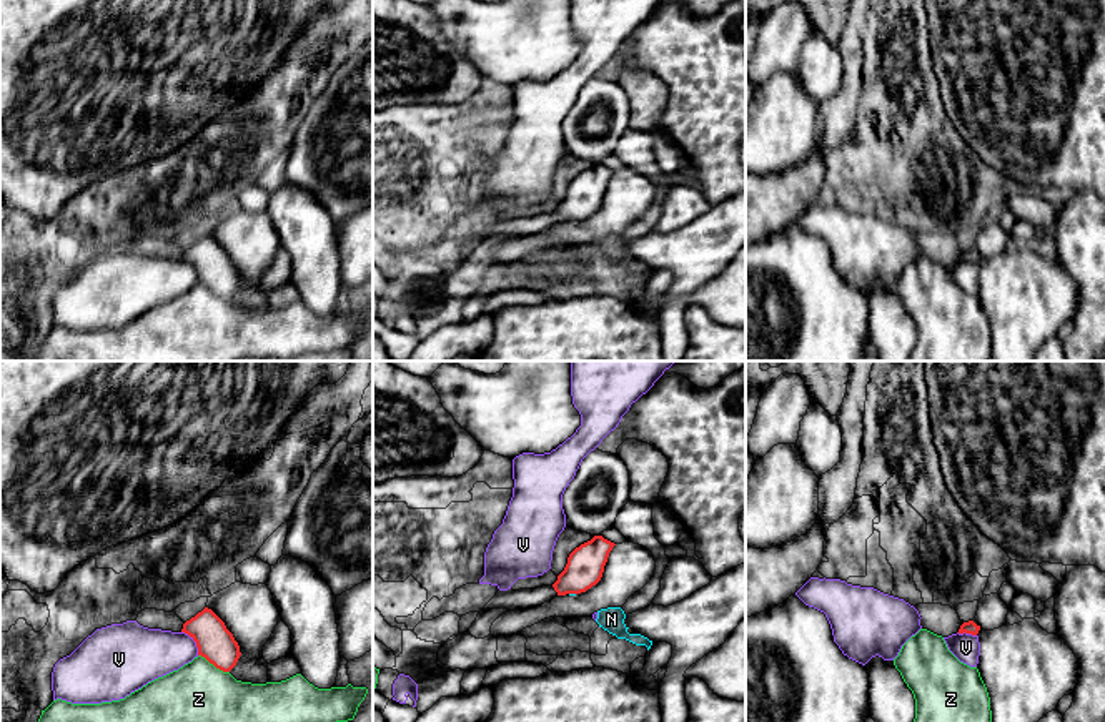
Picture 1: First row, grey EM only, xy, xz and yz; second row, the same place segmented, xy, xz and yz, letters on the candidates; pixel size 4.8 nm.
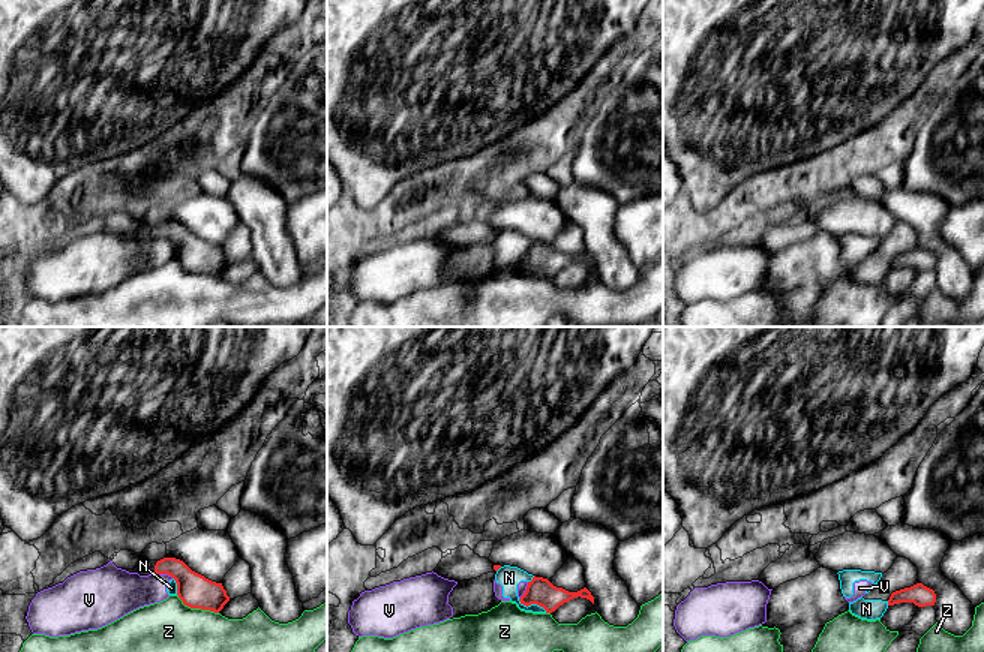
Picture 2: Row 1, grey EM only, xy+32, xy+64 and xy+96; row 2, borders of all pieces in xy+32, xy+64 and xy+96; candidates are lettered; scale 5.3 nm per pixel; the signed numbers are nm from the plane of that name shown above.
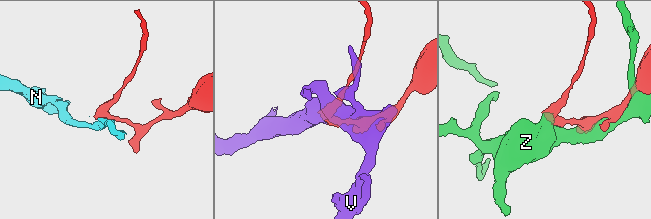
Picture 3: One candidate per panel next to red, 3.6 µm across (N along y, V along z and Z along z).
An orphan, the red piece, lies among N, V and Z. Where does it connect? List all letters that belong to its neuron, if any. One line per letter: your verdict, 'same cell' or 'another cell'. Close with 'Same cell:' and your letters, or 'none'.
N: another cell
V: another cell
Z: another cell
Same cell: none

